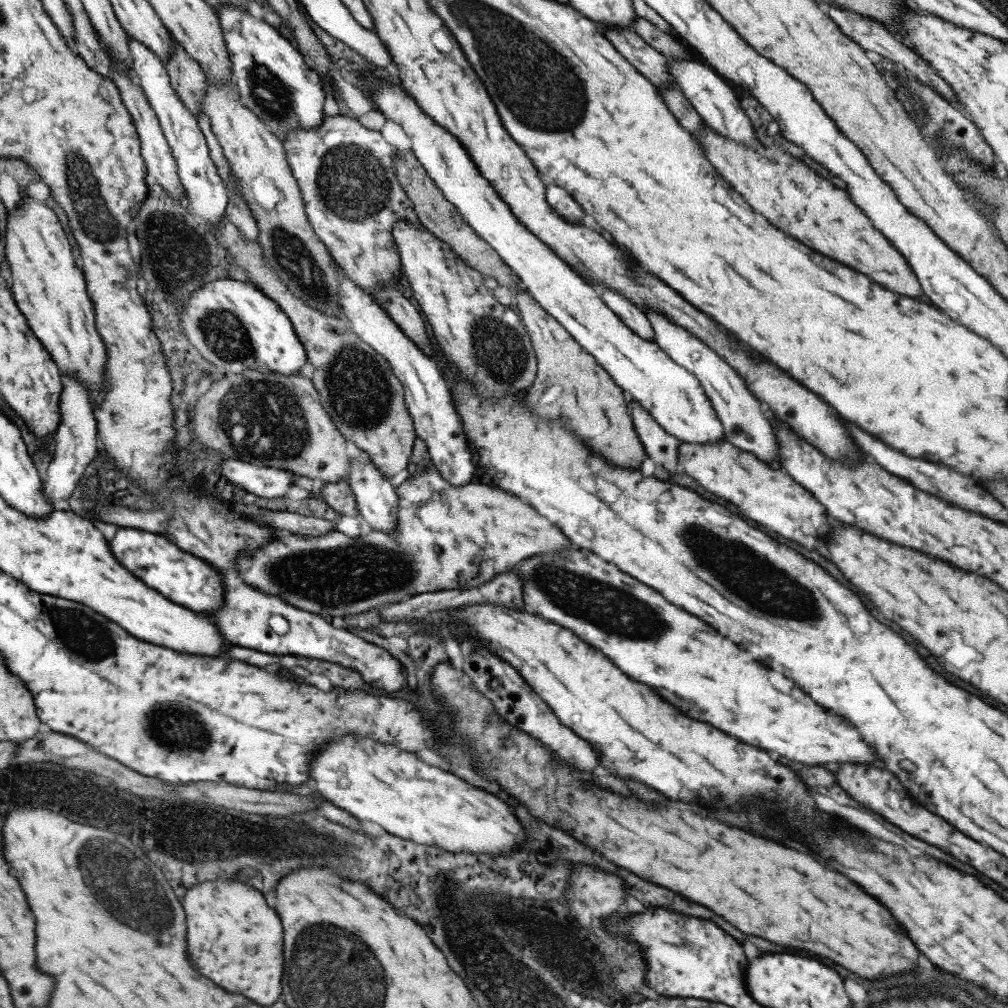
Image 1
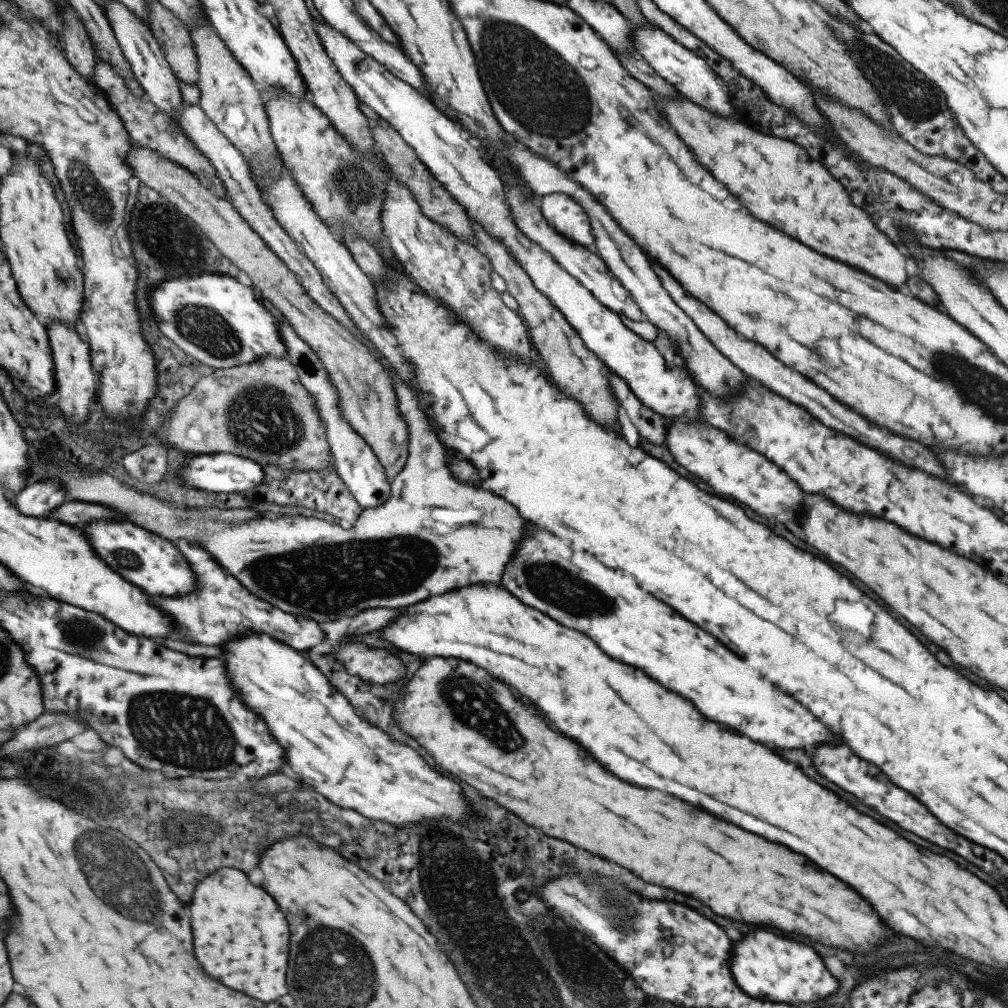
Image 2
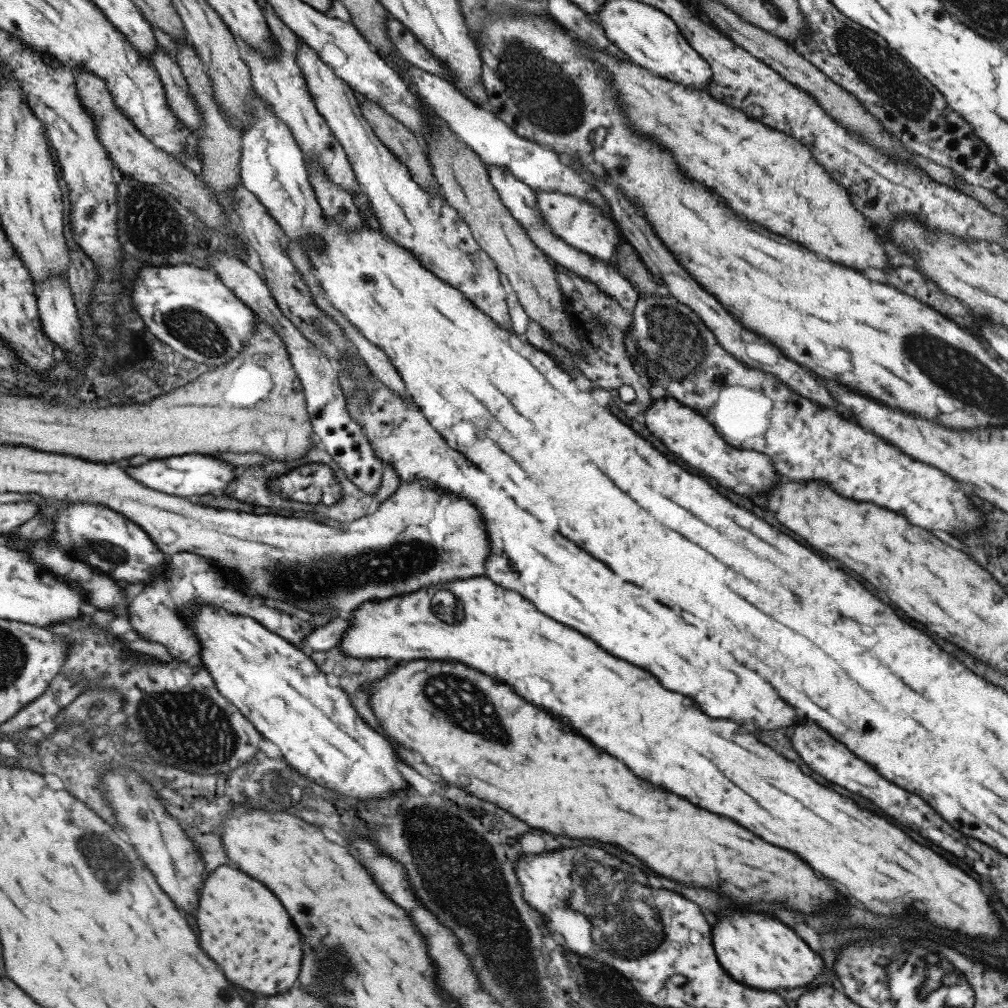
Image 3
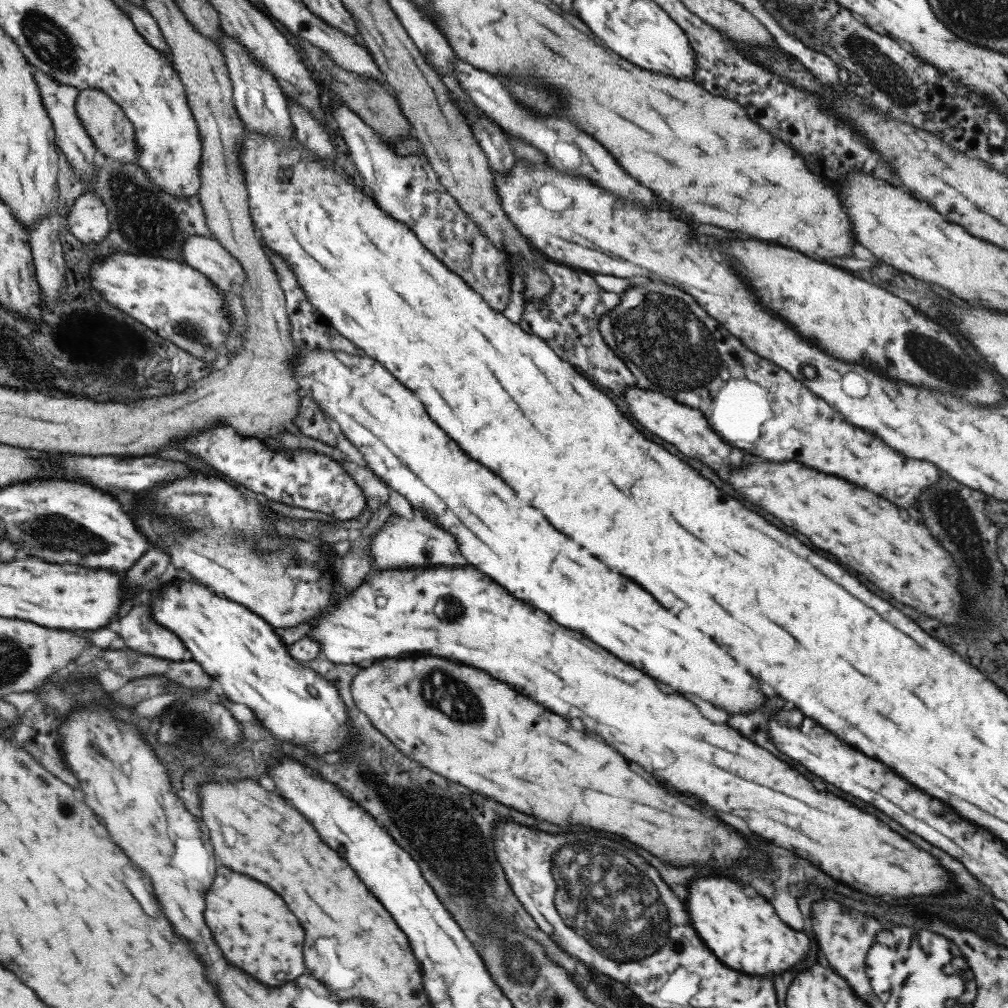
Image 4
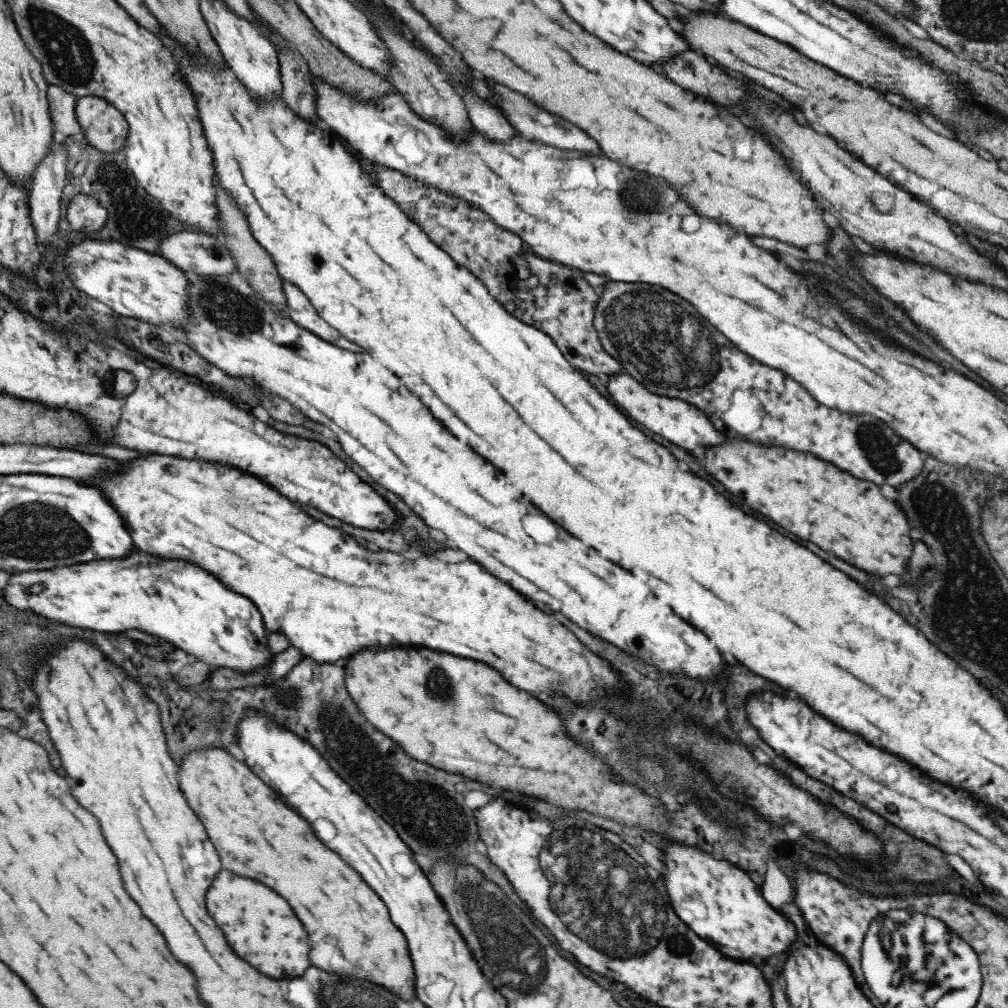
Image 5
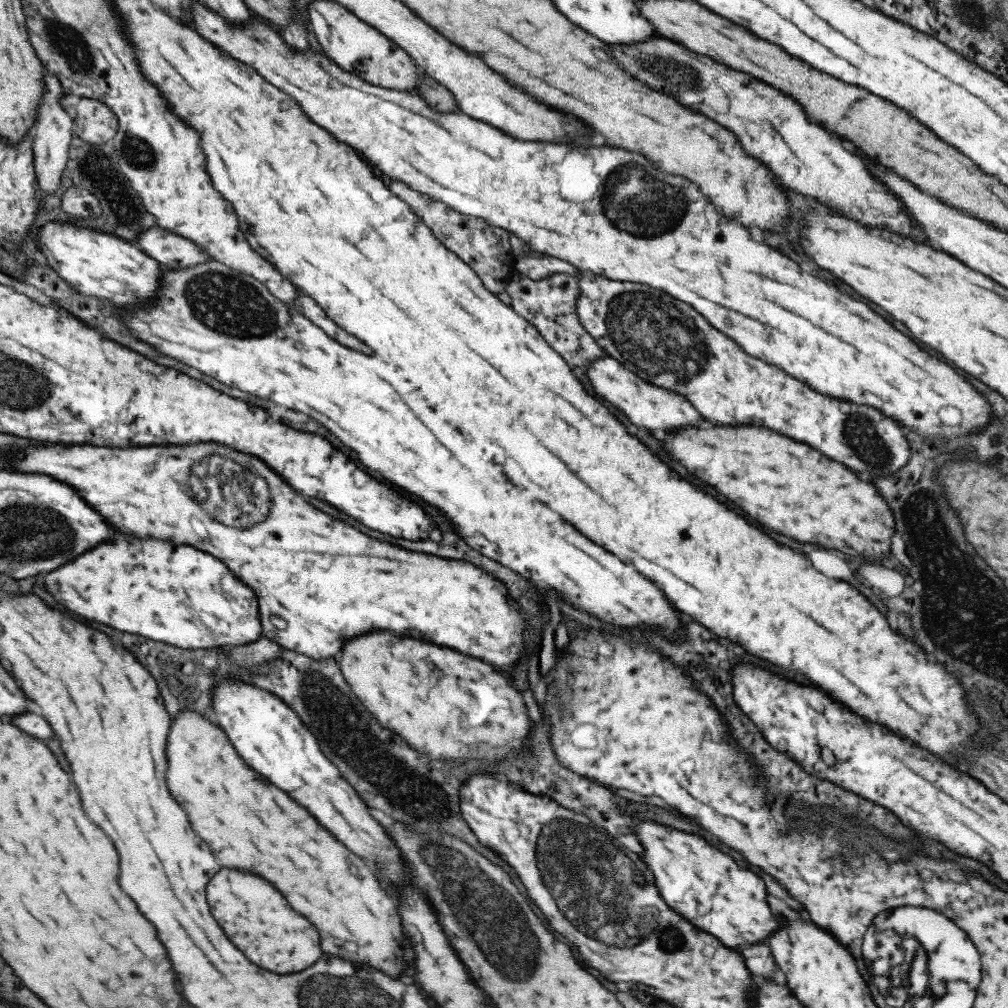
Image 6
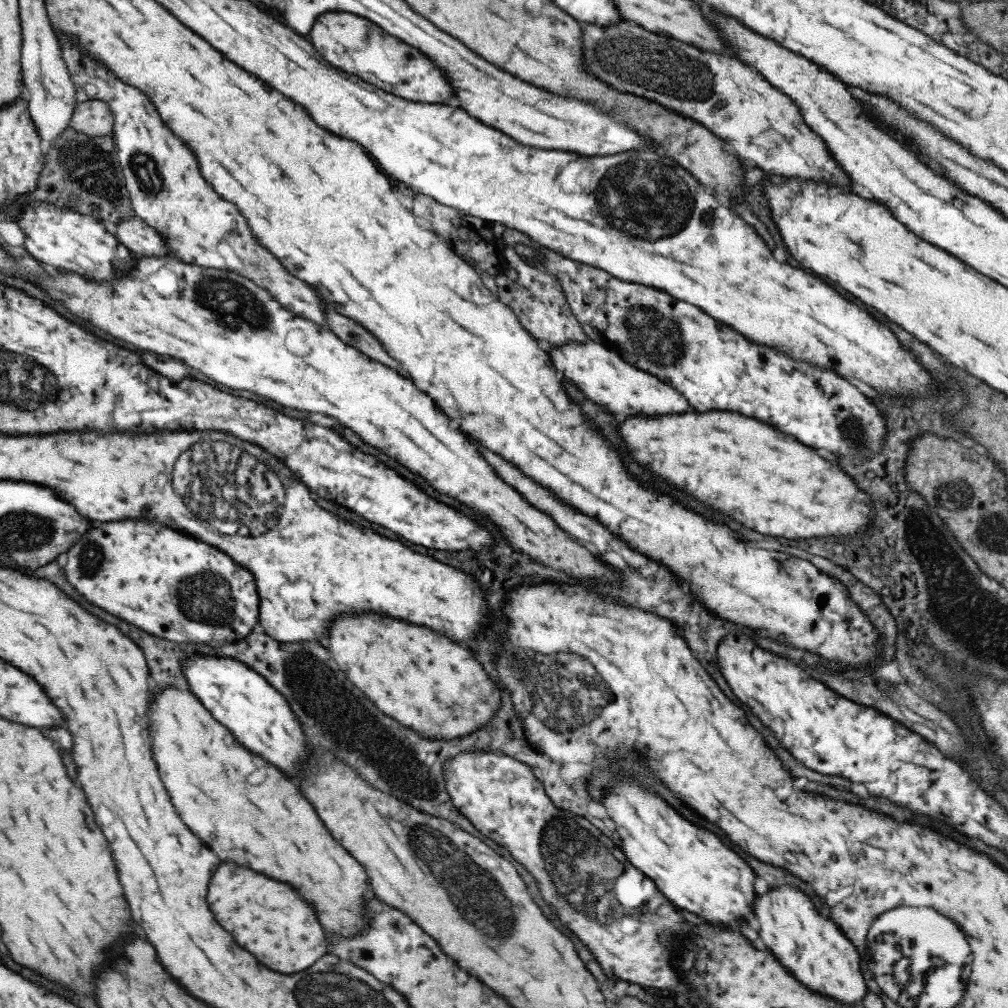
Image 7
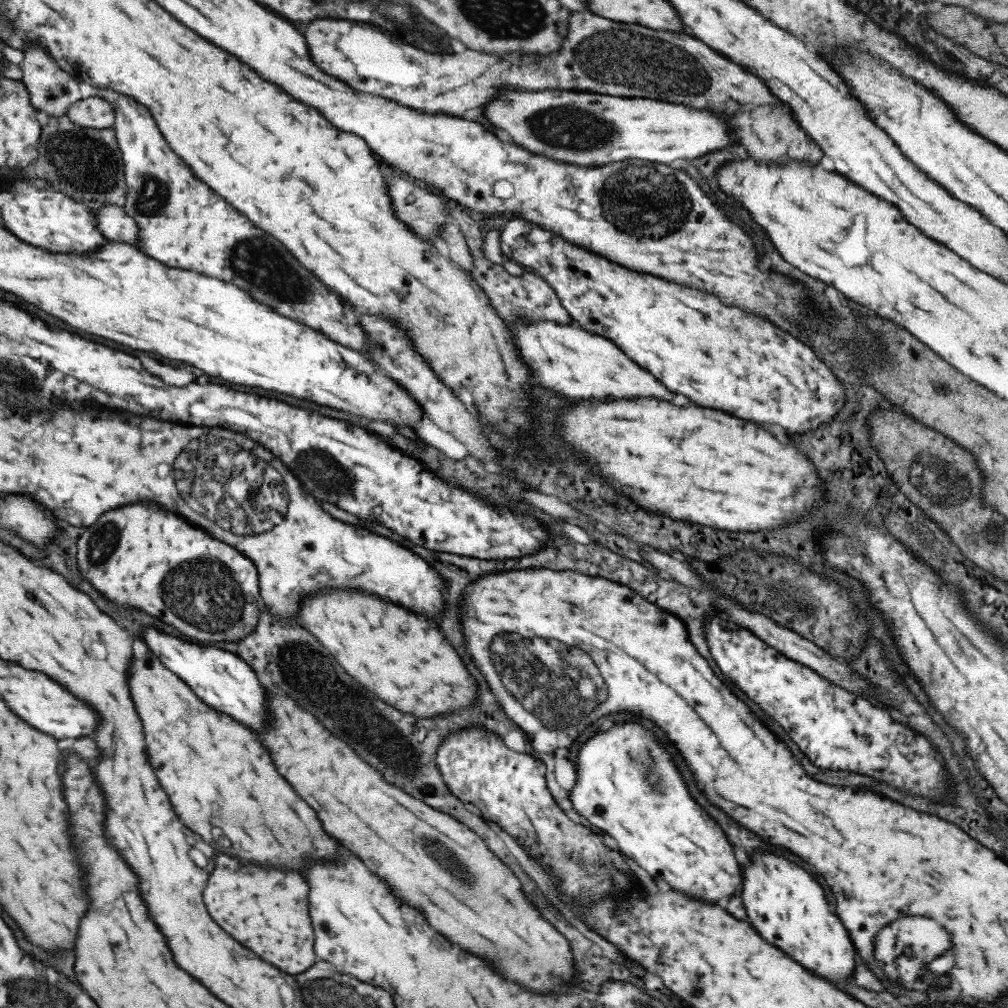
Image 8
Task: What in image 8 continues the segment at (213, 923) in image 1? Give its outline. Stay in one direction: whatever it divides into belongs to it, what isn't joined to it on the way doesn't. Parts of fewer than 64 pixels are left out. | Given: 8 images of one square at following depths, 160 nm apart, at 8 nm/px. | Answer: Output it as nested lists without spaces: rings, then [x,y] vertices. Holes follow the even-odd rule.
[[[219,854],[203,888],[203,904],[213,922],[241,942],[241,946],[259,954],[261,960],[273,964],[281,972],[299,974],[315,962],[313,930],[307,914],[307,890],[305,880],[297,872],[249,866]]]

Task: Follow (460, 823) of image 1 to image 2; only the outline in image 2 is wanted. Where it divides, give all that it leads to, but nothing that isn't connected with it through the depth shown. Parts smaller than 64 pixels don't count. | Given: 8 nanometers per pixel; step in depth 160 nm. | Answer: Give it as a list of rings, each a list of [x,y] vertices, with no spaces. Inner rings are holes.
[[[251,634],[237,636],[239,640],[229,640],[221,644],[225,654],[227,676],[233,684],[233,690],[239,692],[241,700],[265,720],[269,732],[277,738],[279,746],[283,746],[291,770],[297,779],[311,786],[315,792],[324,796],[329,802],[341,808],[350,808],[355,812],[383,820],[393,826],[406,826],[425,820],[469,820],[471,812],[469,804],[463,798],[461,786],[453,780],[431,770],[415,750],[397,744],[387,738],[379,728],[369,726],[353,714],[349,702],[333,690],[325,675],[317,670],[309,659],[301,657],[301,651],[289,648],[283,642],[277,642],[268,634]]]

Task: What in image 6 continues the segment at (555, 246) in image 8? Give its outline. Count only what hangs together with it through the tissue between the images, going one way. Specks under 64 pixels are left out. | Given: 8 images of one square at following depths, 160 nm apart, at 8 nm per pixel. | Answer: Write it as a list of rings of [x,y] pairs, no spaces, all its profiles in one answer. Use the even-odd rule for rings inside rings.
[[[578,269],[575,280],[580,290],[576,317],[604,355],[633,370],[641,380],[685,396],[705,420],[717,426],[765,426],[819,450],[823,456],[851,470],[859,470],[859,476],[889,476],[907,464],[910,452],[903,430],[894,419],[887,418],[876,408],[819,394],[780,368],[747,355],[735,341],[711,328],[691,306],[663,291],[628,281],[611,281],[585,269]]]

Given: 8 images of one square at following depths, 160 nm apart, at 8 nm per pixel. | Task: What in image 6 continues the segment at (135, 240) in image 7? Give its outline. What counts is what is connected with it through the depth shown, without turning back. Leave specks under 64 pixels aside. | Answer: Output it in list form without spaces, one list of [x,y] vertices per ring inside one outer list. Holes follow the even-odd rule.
[[[149,228],[141,232],[137,242],[132,243],[163,268],[187,268],[210,260],[199,248],[193,246],[193,242],[161,228]]]

